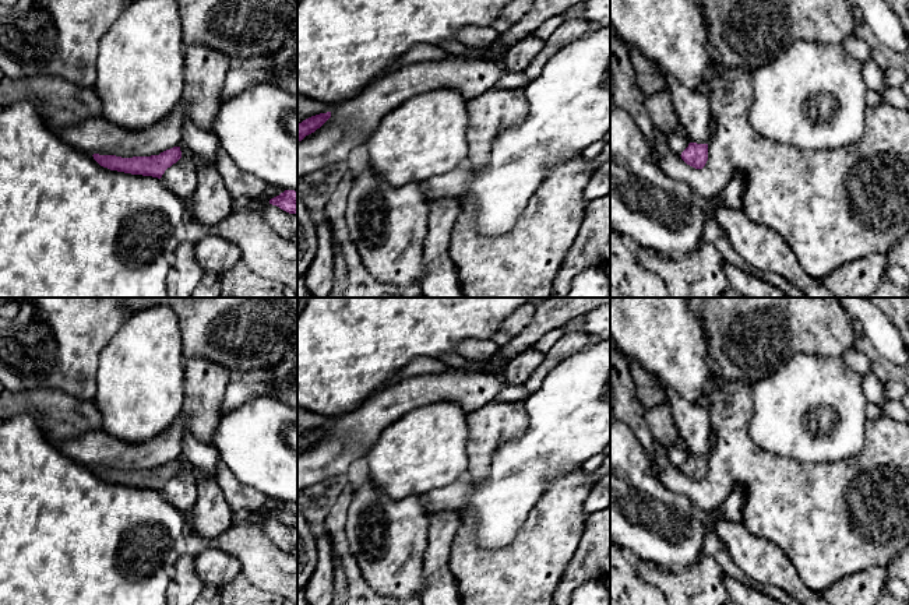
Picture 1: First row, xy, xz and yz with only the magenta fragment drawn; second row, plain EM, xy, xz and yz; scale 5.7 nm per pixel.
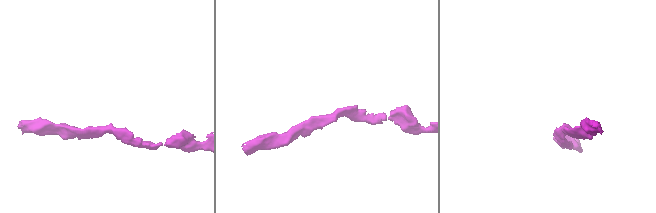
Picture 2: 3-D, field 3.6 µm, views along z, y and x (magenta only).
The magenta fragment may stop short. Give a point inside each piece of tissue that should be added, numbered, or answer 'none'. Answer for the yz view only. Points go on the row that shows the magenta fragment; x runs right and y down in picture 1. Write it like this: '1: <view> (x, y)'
none

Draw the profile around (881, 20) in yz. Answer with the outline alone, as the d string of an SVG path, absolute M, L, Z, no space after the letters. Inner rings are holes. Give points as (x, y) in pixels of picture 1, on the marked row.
M848 0L863 14L864 24L870 27L874 35L898 53L906 53L909 49L909 35L903 31L899 18L884 0Z

